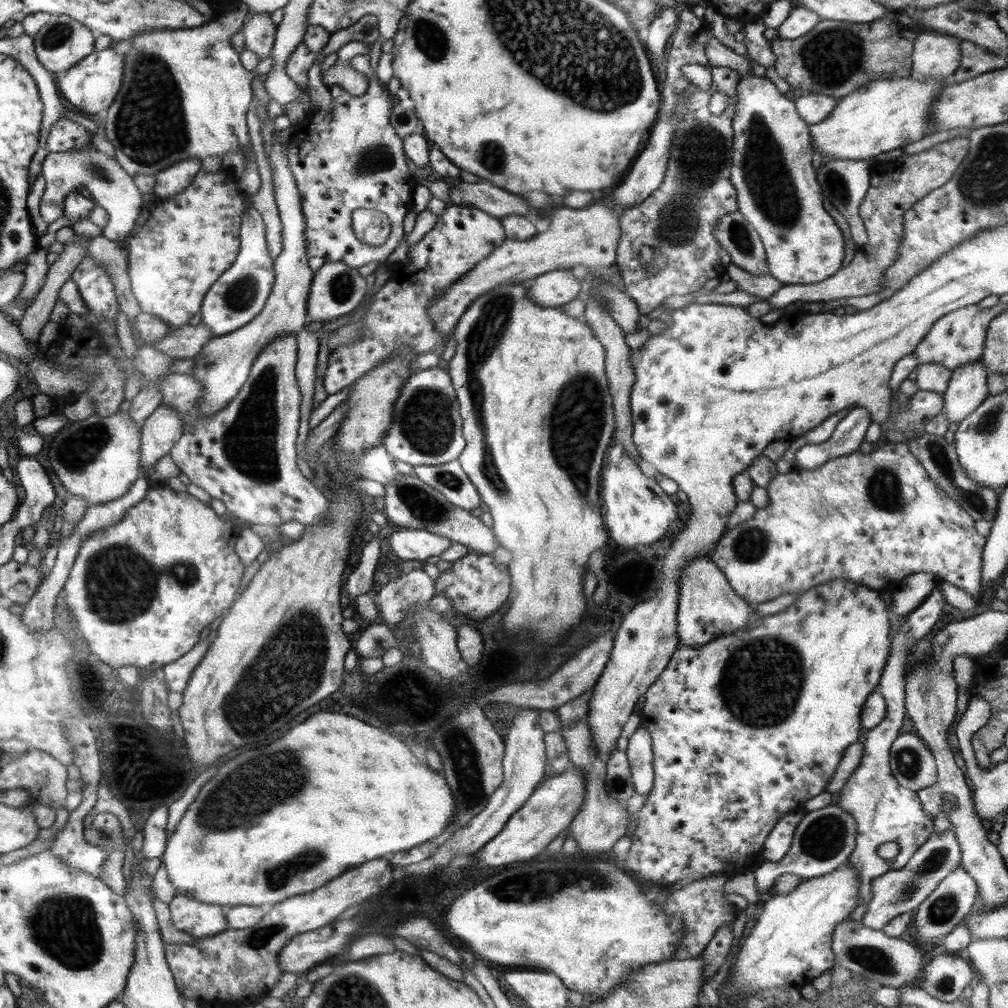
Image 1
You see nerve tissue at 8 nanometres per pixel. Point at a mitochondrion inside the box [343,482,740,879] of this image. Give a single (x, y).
(465, 766)

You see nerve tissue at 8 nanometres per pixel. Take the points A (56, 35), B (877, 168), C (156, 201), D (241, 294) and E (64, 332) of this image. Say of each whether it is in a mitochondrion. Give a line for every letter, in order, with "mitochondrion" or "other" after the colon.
A: mitochondrion
B: other
C: other
D: mitochondrion
E: other

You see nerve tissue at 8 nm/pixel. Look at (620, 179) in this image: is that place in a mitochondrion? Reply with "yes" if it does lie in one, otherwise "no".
no

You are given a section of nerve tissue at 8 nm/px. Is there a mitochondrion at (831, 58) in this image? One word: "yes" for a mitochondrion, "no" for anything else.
yes

